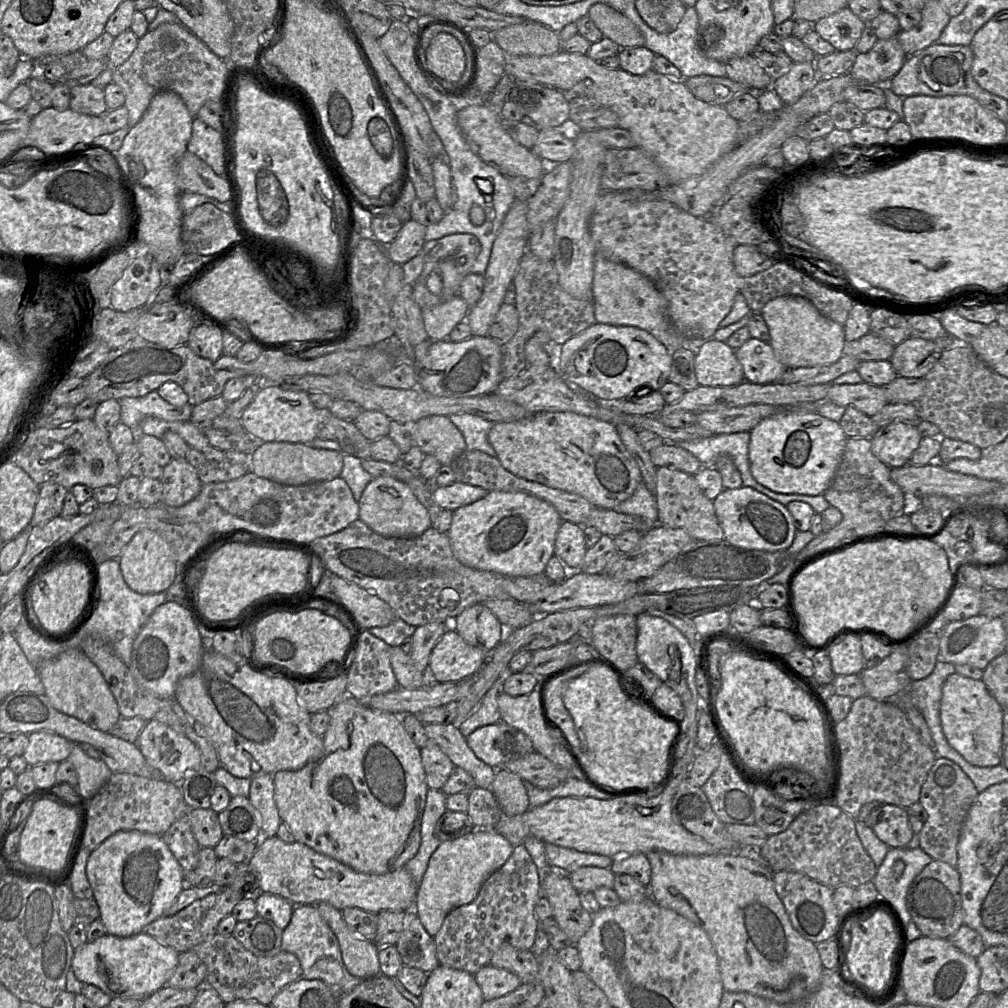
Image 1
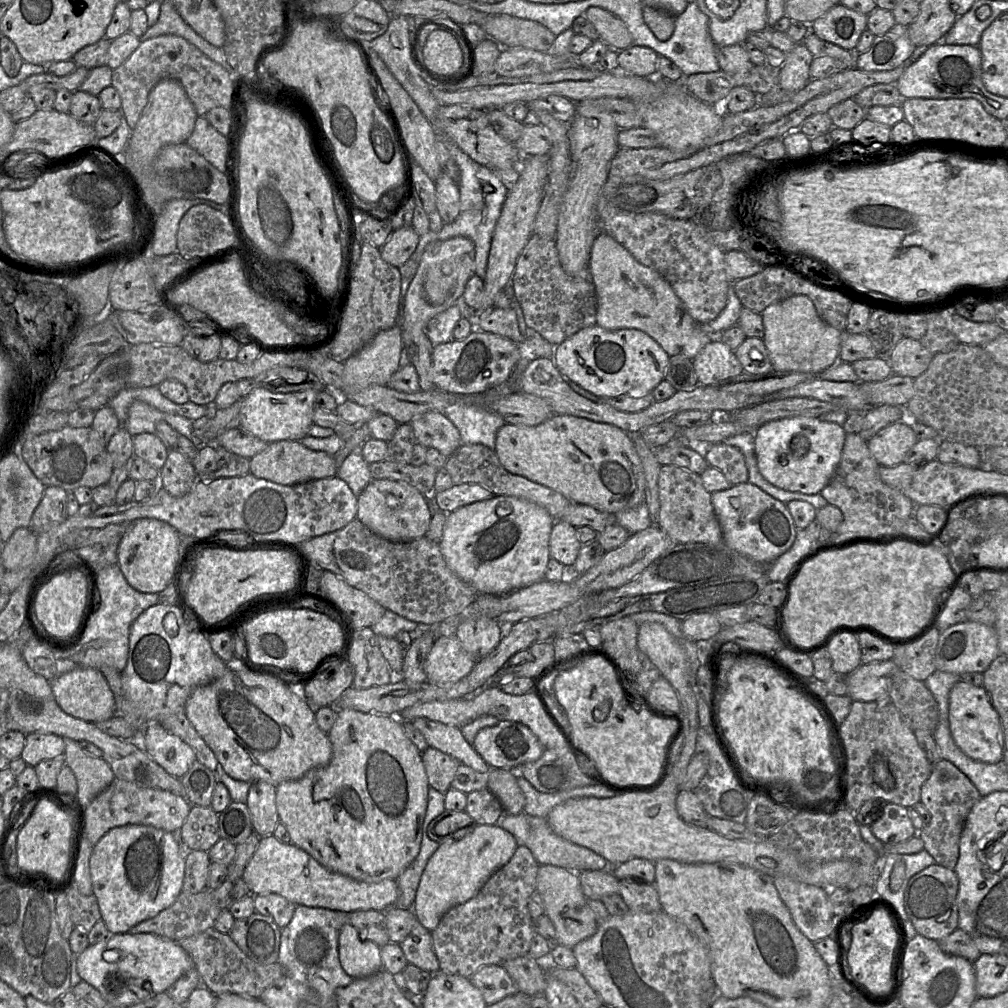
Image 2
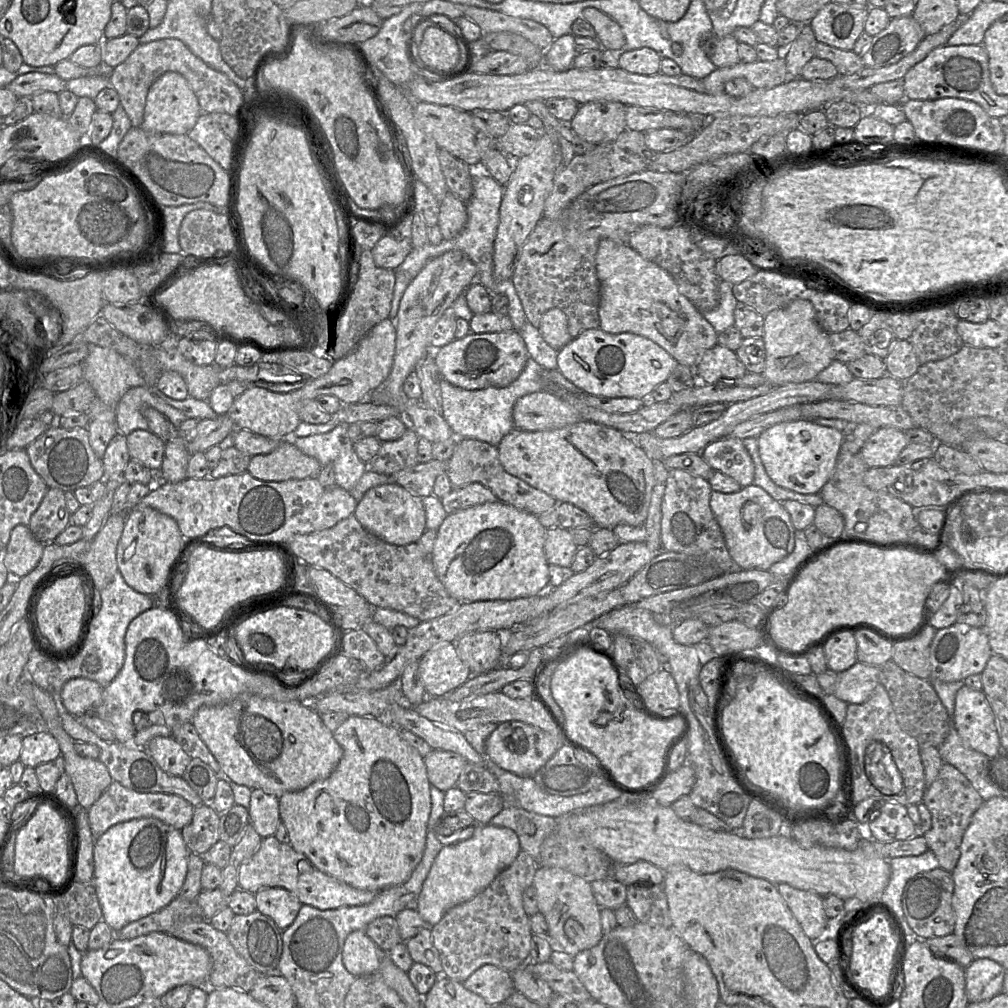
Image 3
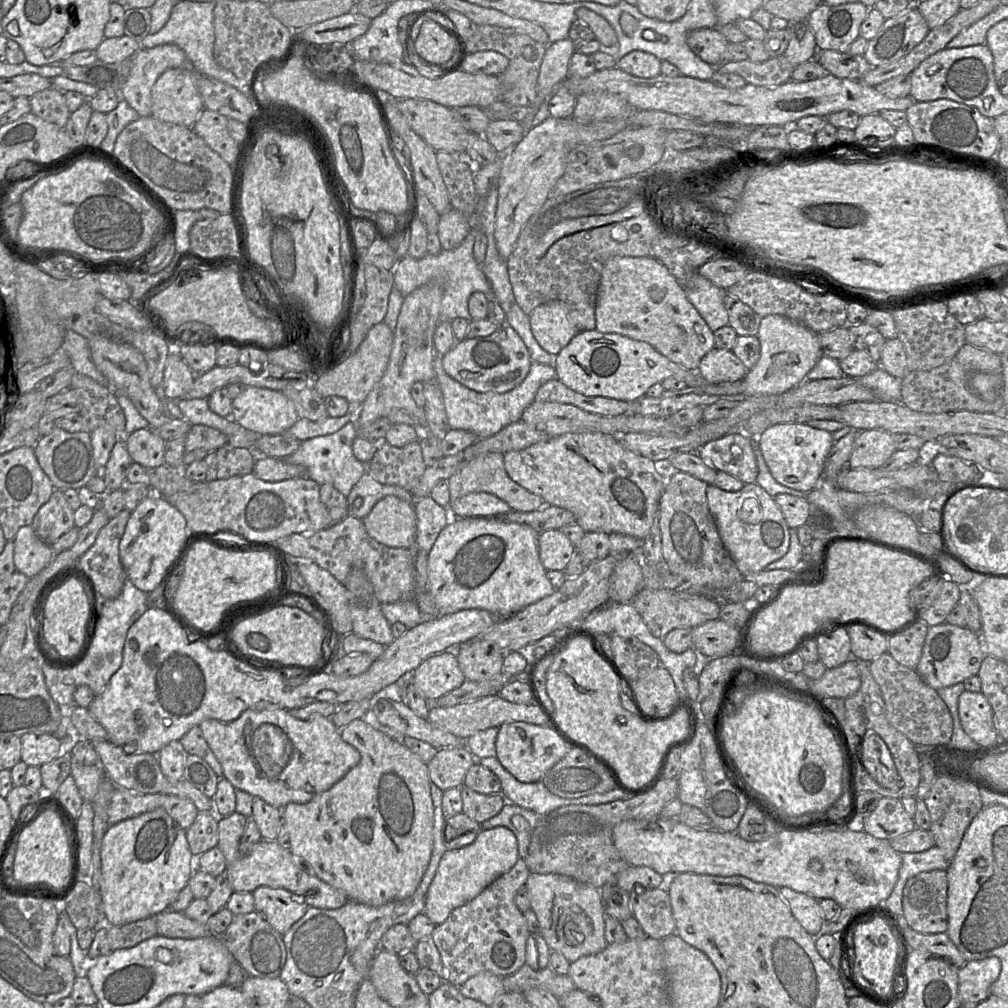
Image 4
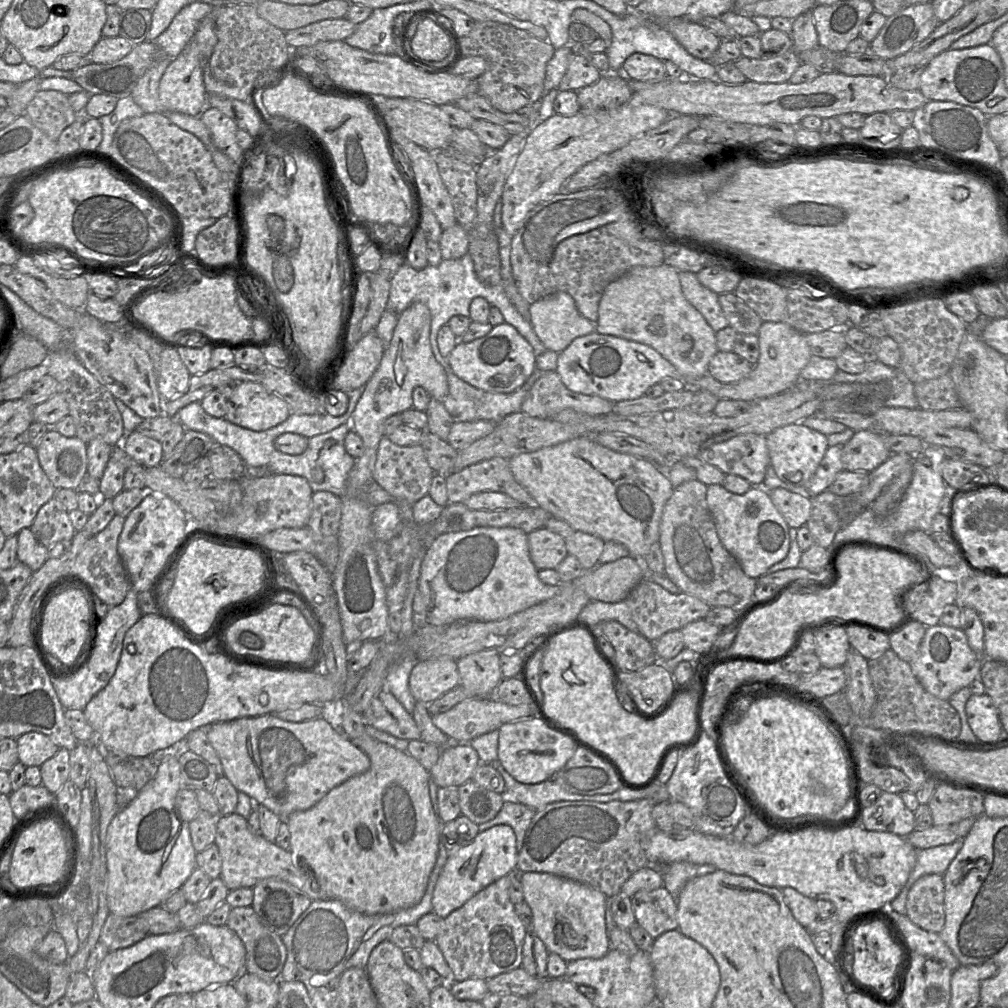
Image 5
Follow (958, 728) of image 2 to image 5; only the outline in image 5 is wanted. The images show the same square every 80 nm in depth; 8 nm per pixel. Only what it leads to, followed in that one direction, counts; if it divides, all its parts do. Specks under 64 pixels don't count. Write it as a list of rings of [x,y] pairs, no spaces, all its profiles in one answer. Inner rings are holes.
[[[972,694],[965,711],[968,725],[978,740],[992,741],[1007,735],[1003,732],[998,710],[988,695]]]

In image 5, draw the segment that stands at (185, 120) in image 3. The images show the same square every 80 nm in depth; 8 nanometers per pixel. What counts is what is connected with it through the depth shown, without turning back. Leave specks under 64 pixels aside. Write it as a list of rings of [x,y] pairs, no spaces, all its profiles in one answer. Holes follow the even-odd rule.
[[[213,14],[204,17],[197,30],[181,53],[172,60],[165,70],[158,87],[161,112],[179,112],[199,116],[207,106],[207,93],[203,81],[203,71],[217,44],[216,26]]]

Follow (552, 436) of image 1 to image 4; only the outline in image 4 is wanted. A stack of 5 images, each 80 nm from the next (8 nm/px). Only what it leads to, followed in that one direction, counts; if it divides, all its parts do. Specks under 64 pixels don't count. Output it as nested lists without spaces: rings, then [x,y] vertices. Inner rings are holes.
[[[601,432],[562,434],[523,450],[507,452],[504,466],[514,482],[541,497],[545,506],[557,506],[573,513],[576,524],[585,532],[620,533],[640,540],[650,531],[667,480],[664,466],[625,448],[616,436]]]

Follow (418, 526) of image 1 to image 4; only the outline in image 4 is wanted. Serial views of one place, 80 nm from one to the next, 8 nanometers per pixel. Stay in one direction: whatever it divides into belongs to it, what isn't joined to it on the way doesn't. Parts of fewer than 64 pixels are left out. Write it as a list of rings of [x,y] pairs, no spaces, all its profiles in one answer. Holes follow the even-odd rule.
[[[390,495],[379,500],[362,519],[367,533],[393,548],[413,548],[416,541],[416,513],[412,503]]]

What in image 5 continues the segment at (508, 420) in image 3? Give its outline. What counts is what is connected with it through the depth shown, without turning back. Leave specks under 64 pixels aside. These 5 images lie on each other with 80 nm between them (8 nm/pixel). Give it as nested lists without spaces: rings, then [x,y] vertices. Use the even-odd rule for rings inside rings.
[[[433,353],[437,362],[444,368],[447,383],[448,383],[448,394],[443,400],[443,404],[449,414],[453,417],[454,422],[471,422],[478,420],[487,420],[494,423],[499,423],[507,415],[512,413],[521,412],[522,403],[528,394],[529,390],[536,382],[536,380],[542,375],[542,371],[535,369],[531,376],[526,382],[510,393],[494,393],[488,392],[482,389],[478,389],[467,382],[458,378],[452,371],[448,359],[444,358],[441,353]]]

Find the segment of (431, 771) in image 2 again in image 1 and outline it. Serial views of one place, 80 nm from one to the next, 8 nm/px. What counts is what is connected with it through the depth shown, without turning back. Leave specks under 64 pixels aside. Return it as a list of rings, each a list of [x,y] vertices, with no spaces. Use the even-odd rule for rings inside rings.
[[[429,738],[420,752],[428,788],[441,790],[455,767],[454,764],[438,744]]]

